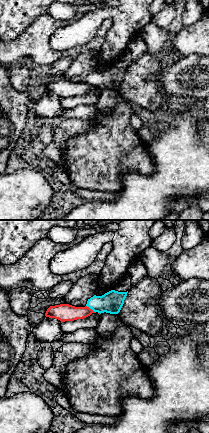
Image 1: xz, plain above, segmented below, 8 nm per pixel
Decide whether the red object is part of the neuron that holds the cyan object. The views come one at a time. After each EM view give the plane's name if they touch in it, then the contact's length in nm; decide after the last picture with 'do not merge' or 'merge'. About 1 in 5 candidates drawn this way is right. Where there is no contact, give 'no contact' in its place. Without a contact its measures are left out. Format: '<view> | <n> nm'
xz | 100 nm

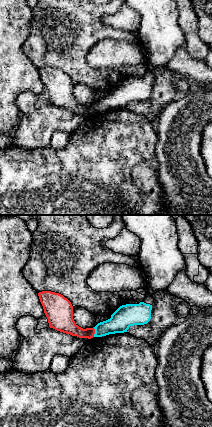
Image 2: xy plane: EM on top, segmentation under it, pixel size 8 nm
xy | 80 nm

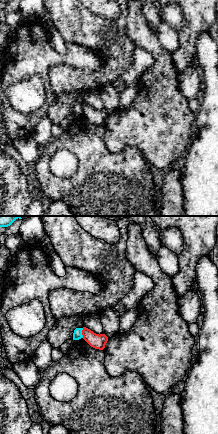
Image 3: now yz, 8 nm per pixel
yz | 80 nm

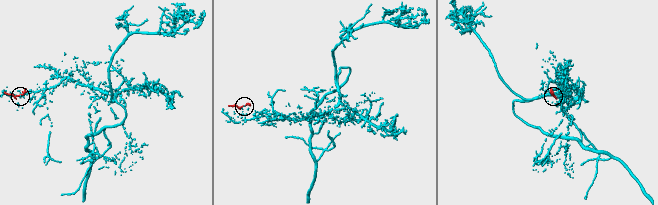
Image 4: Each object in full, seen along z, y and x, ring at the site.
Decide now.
do not merge

